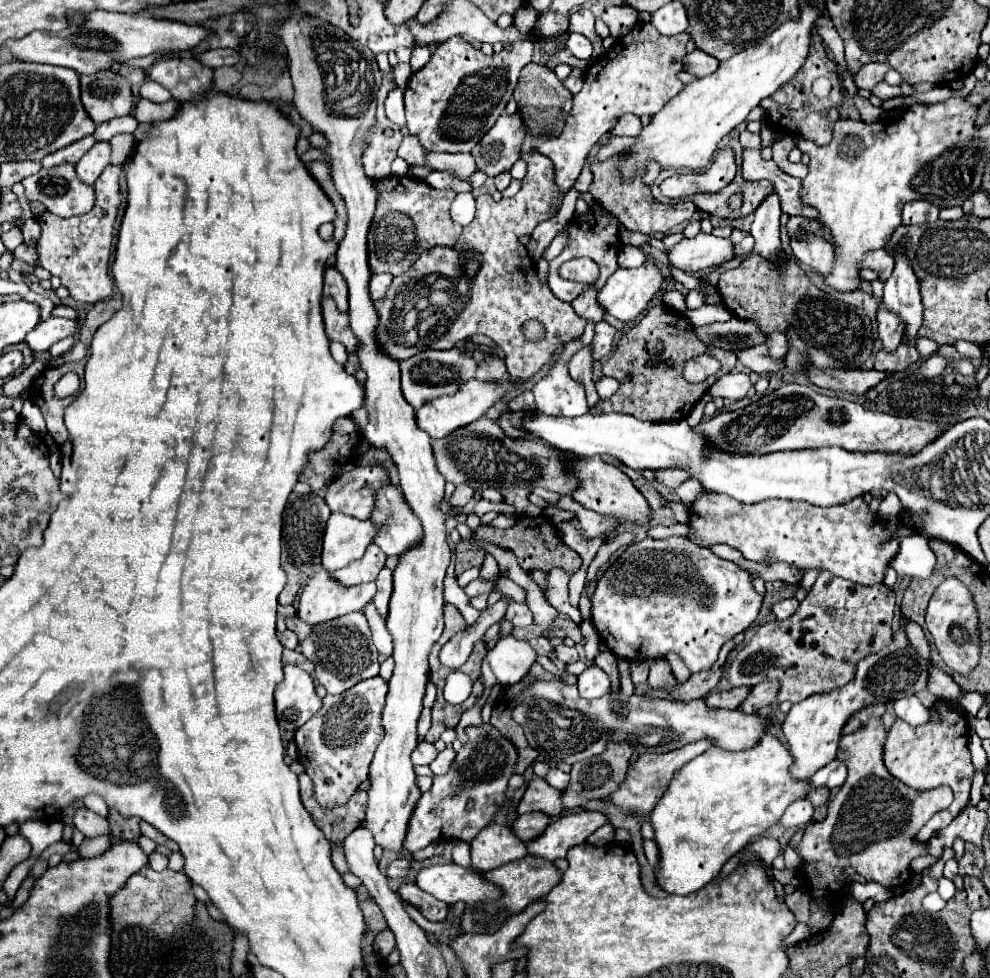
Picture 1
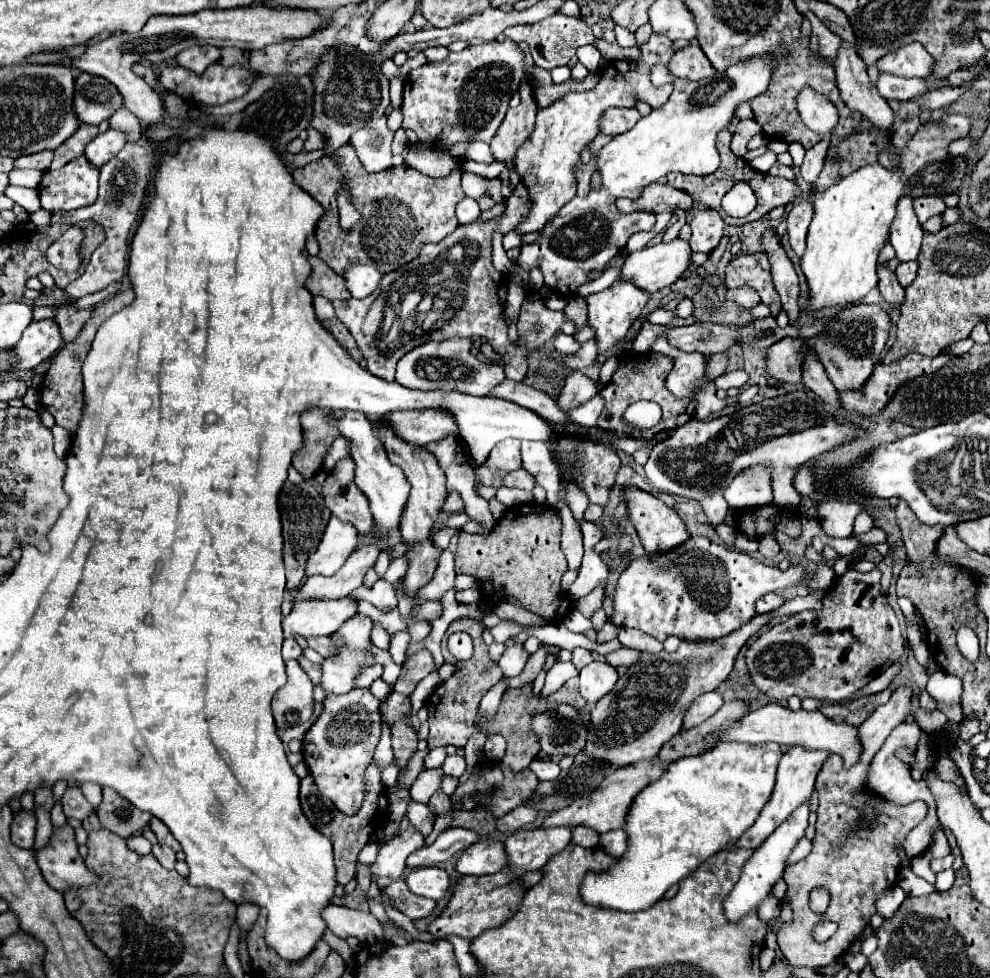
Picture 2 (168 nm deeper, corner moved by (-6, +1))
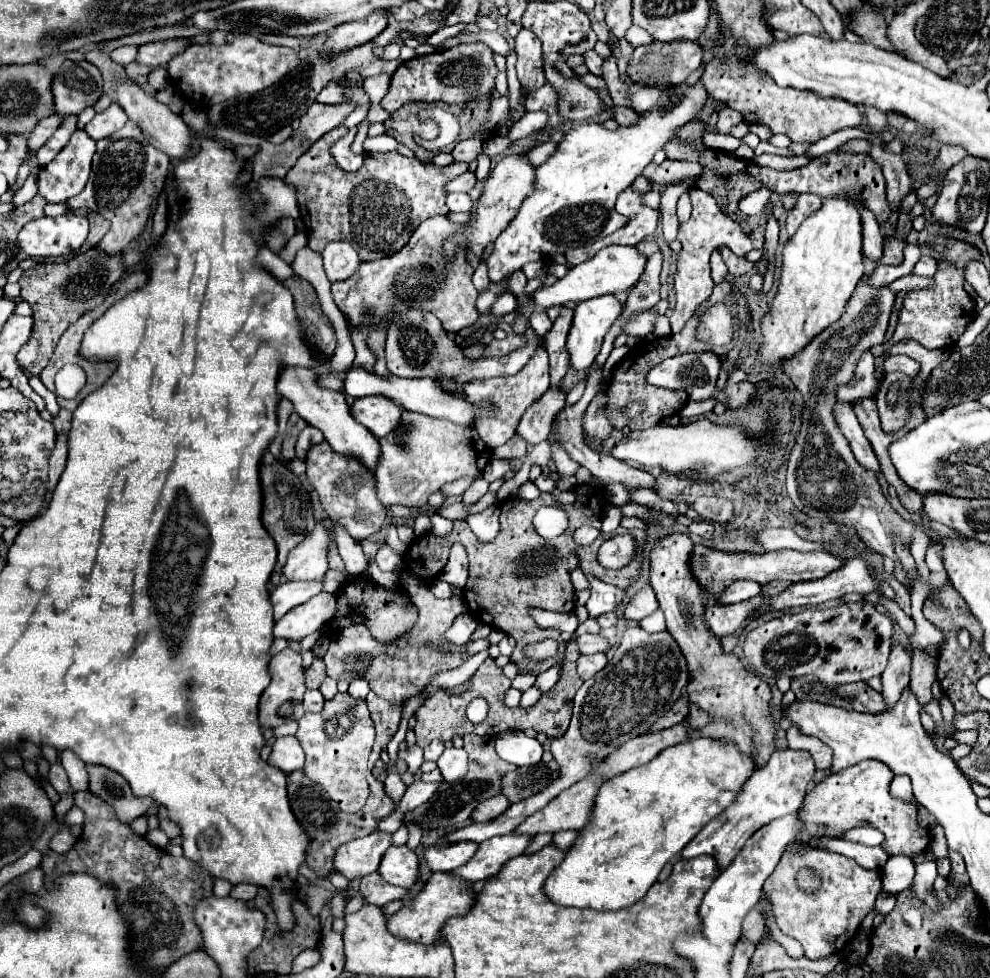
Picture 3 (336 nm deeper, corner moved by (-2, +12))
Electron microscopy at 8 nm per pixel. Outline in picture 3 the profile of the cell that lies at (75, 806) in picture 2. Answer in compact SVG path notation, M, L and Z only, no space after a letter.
M59 760L49 766L47 780L49 780L49 784L51 784L59 794L69 792L69 778L67 778L67 774L65 774L65 770L63 770L63 766L61 766Z

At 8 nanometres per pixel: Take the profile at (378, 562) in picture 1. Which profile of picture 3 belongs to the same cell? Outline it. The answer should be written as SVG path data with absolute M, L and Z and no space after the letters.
M283 582L271 592L271 606L275 622L285 616L291 608L305 604L309 598L323 590L323 582Z

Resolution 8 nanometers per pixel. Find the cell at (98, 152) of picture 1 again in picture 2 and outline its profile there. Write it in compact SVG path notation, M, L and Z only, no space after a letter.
M109 129L107 133L97 135L85 149L85 157L91 165L103 167L107 161L111 161L125 145L125 137L119 131Z

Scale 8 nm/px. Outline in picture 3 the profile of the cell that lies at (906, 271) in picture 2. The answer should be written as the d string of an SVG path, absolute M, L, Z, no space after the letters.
M923 254L921 260L917 262L913 274L917 274L917 276L933 276L933 274L937 272L937 266L939 266L939 264L937 264L935 258L931 258L929 254Z

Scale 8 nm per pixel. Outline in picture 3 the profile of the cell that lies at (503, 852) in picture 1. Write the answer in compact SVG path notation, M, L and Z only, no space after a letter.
M473 842L441 844L439 848L435 844L435 846L425 848L423 856L425 856L431 872L449 872L453 868L463 866L463 862L467 862L467 858L471 858L471 854L475 854L475 850L477 850L477 844L473 844Z

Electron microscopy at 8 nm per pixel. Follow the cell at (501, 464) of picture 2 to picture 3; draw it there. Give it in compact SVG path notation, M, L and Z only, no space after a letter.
M539 346L535 356L525 364L525 368L519 374L515 374L515 376L499 376L499 378L477 378L473 382L467 382L463 386L463 390L465 390L467 400L471 404L481 406L481 404L489 402L493 406L491 414L483 412L475 420L475 430L479 432L483 442L487 442L487 446L501 446L501 444L505 444L505 442L509 442L513 438L515 426L519 424L525 410L549 390L547 352L543 350L543 346Z

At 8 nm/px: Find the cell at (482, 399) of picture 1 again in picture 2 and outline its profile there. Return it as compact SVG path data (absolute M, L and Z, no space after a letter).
M411 409L395 411L387 415L395 425L395 431L415 445L427 445L439 441L441 437L459 437L459 427L455 417L445 409Z

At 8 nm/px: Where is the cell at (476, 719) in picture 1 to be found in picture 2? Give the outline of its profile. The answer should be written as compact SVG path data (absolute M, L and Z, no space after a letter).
M541 645L541 647L539 647L539 651L531 655L531 659L529 659L529 663L527 663L525 671L523 671L519 677L504 679L505 683L507 683L507 687L523 687L525 683L533 681L533 679L539 675L539 671L541 671L541 667L543 667L543 663L545 663L547 653L549 653L549 651L547 651L547 645Z

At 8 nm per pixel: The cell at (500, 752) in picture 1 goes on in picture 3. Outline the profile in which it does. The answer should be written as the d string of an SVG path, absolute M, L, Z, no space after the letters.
M375 832L361 840L341 844L333 856L333 870L343 874L349 882L377 870L383 850L391 846L389 832Z

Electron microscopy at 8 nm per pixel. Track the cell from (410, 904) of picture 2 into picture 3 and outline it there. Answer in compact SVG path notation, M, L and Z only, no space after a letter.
M377 872L361 878L359 892L363 896L363 904L377 904L377 906L385 906L391 900L399 900L405 894L403 888L383 882L383 878L379 878Z

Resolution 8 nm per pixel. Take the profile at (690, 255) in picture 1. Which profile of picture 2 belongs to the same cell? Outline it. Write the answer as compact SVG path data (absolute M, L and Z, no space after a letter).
M673 239L635 251L627 257L621 269L623 279L635 281L639 287L655 293L675 283L691 265L693 249L689 241Z

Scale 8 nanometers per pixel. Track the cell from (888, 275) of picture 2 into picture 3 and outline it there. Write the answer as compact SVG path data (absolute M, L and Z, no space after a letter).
M857 206L859 214L861 214L861 224L863 224L863 252L865 256L869 256L873 262L877 262L883 254L883 234L879 230L879 224L875 220L875 216L871 214L871 210Z

